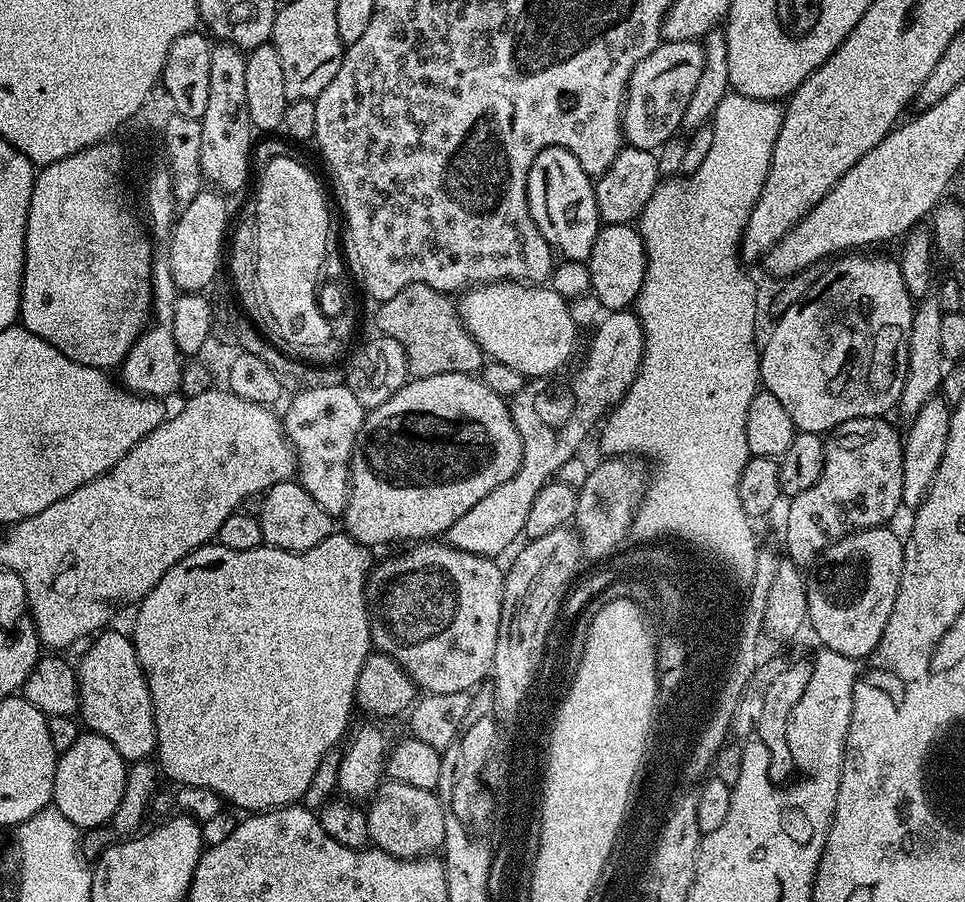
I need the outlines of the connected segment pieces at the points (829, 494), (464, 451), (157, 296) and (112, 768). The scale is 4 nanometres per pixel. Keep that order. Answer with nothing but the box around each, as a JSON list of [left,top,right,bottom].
[[784,416,904,566],[342,372,522,546],[119,258,182,398],[52,730,128,830]]

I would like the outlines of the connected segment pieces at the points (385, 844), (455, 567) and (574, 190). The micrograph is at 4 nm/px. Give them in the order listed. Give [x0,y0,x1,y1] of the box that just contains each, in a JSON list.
[[366,779,444,858],[364,542,504,694],[528,144,602,261]]

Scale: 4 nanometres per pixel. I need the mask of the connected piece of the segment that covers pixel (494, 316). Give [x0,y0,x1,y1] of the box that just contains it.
[458,280,576,378]

